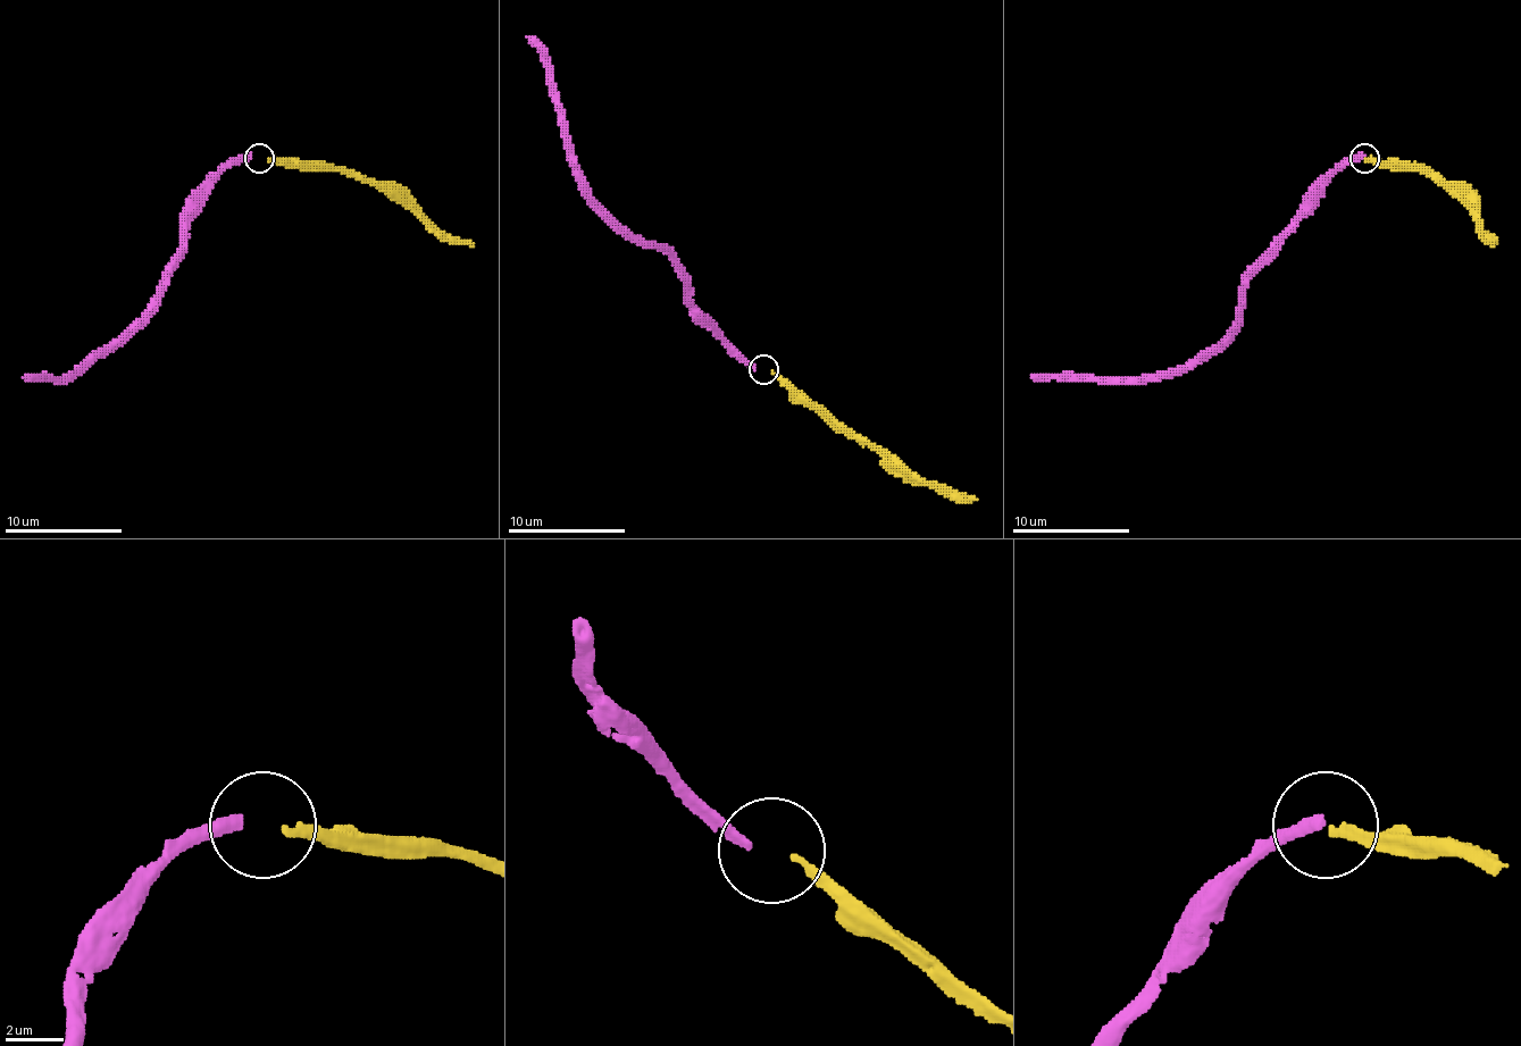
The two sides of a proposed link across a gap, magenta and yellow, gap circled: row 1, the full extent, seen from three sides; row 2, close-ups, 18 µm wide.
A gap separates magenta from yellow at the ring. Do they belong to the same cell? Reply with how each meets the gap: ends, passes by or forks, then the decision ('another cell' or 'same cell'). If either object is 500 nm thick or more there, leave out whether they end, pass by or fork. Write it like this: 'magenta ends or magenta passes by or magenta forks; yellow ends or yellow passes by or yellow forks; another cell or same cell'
magenta ends; yellow ends; same cell

